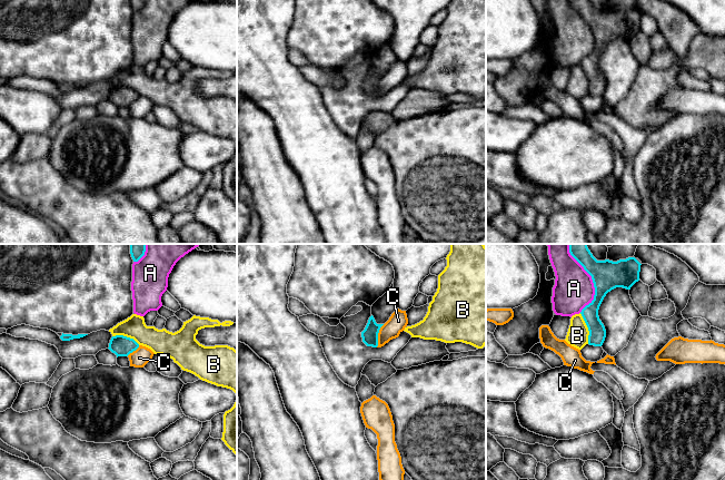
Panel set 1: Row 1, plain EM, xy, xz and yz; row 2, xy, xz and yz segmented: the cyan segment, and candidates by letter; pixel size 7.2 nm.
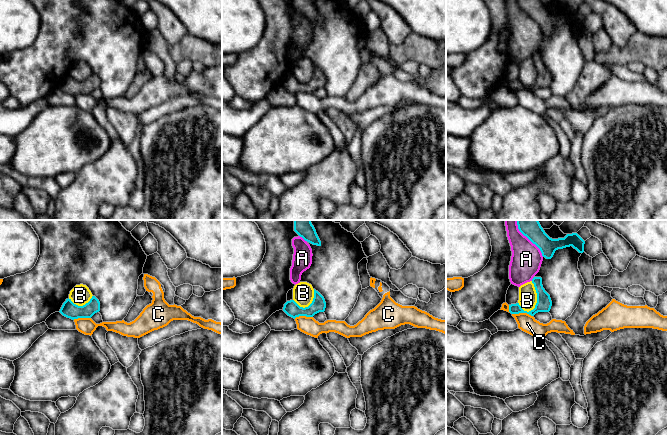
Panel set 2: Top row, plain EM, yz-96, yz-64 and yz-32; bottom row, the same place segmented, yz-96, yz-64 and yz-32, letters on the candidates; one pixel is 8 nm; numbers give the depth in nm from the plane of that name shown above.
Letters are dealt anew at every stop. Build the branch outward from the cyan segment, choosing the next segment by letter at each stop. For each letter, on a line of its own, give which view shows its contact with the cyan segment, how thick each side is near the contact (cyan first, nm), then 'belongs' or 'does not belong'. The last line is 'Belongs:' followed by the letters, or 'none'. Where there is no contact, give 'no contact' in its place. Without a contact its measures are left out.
A: meets cyan in yz; 220 nm thick on the cyan side, 280 nm on the other; does not belong
B: meets cyan in yz; 130 nm thick on the cyan side, 160 nm on the other; does not belong
C: meets cyan in xz; 120 nm thick on the cyan side, 140 nm on the other; does not belong
Belongs: none

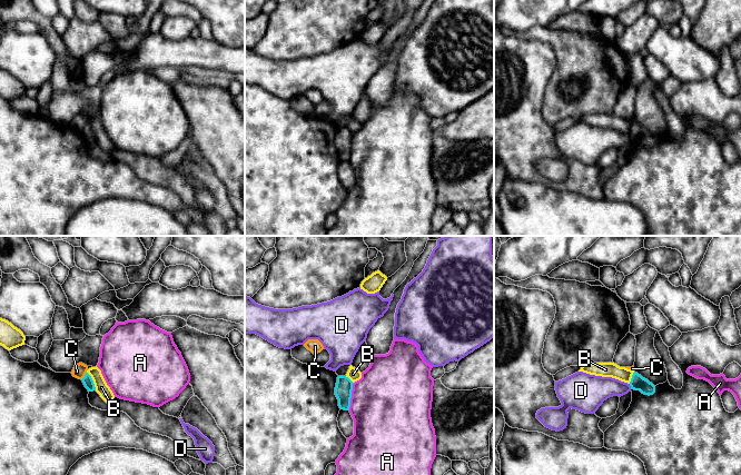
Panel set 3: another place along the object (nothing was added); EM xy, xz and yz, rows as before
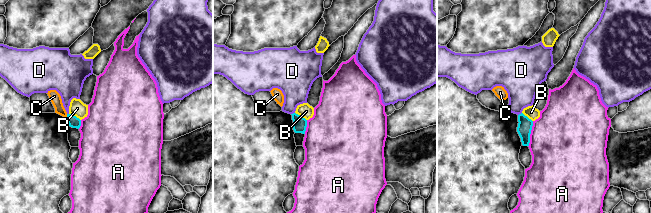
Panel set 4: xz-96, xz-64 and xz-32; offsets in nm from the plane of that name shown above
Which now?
A: meets cyan in xz; 130 nm thick on the cyan side, 500 nm on the other; does not belong
B: meets cyan in xy; 70 nm thick on the cyan side, 90 nm on the other; does not belong
C: meets cyan in xy; 70 nm thick on the cyan side, 100 nm on the other; does not belong
D: meets cyan in yz; 110 nm thick on the cyan side, 200 nm on the other; does not belong
Belongs: none

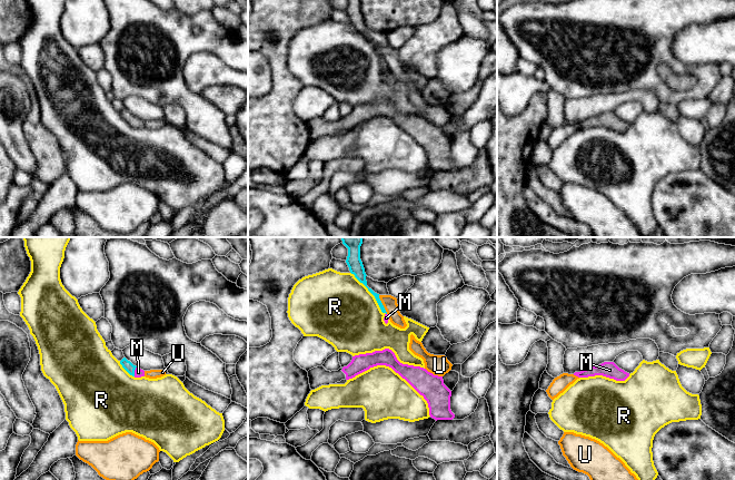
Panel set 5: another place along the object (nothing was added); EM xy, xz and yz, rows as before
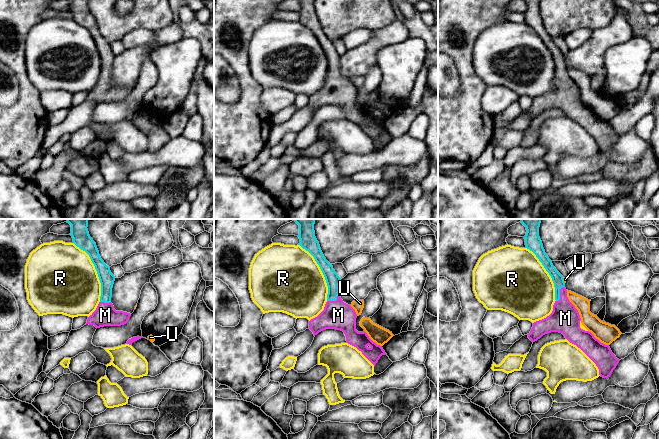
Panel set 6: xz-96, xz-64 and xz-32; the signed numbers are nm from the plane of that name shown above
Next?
M: meets cyan in xy; 70 nm thick on the cyan side, 60 nm on the other; belongs
R: meets cyan in xz; 110 nm thick on the cyan side, 480 nm on the other; does not belong
U: meets cyan in xz; 60 nm thick on the cyan side, 100 nm on the other; does not belong
Belongs: M

